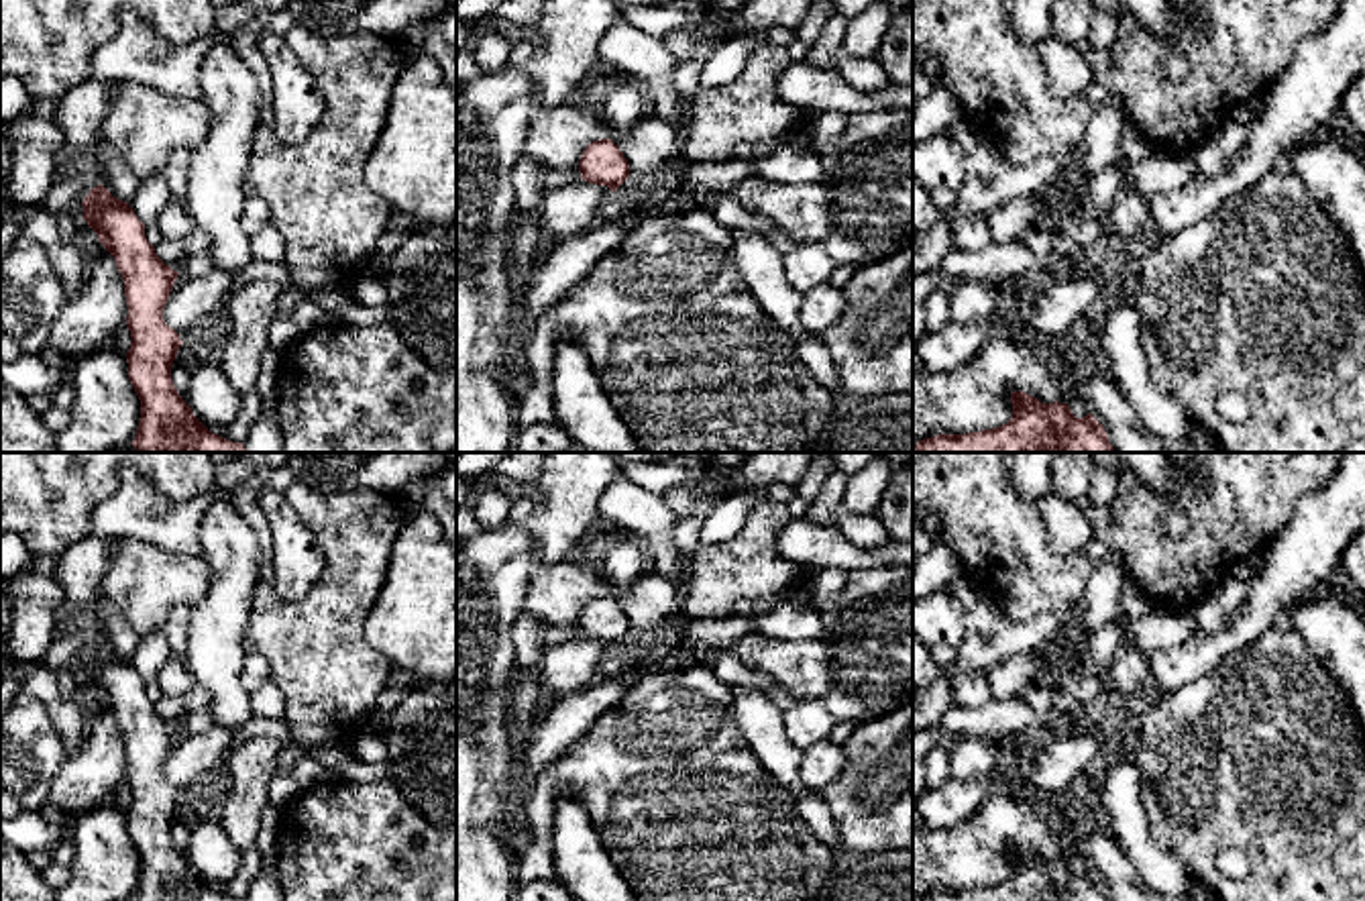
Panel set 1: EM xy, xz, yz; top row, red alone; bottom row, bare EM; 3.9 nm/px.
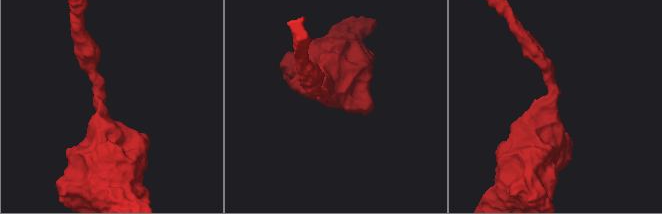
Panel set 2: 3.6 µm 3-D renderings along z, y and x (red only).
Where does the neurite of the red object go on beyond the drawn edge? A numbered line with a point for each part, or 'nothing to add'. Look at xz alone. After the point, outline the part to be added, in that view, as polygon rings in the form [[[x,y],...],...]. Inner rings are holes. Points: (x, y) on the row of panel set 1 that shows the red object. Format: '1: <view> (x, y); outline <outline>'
nothing to add

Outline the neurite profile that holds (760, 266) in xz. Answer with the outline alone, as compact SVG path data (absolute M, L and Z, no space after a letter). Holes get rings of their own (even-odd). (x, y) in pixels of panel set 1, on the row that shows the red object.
M733 230L735 267L764 308L764 312L790 336L817 336L803 328L799 318L801 298L784 277L784 257L760 234Z

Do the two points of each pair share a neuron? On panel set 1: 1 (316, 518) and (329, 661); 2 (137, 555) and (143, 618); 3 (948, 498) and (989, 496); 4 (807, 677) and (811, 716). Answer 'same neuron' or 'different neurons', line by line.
1: same neuron
2: same neuron
3: same neuron
4: different neurons

